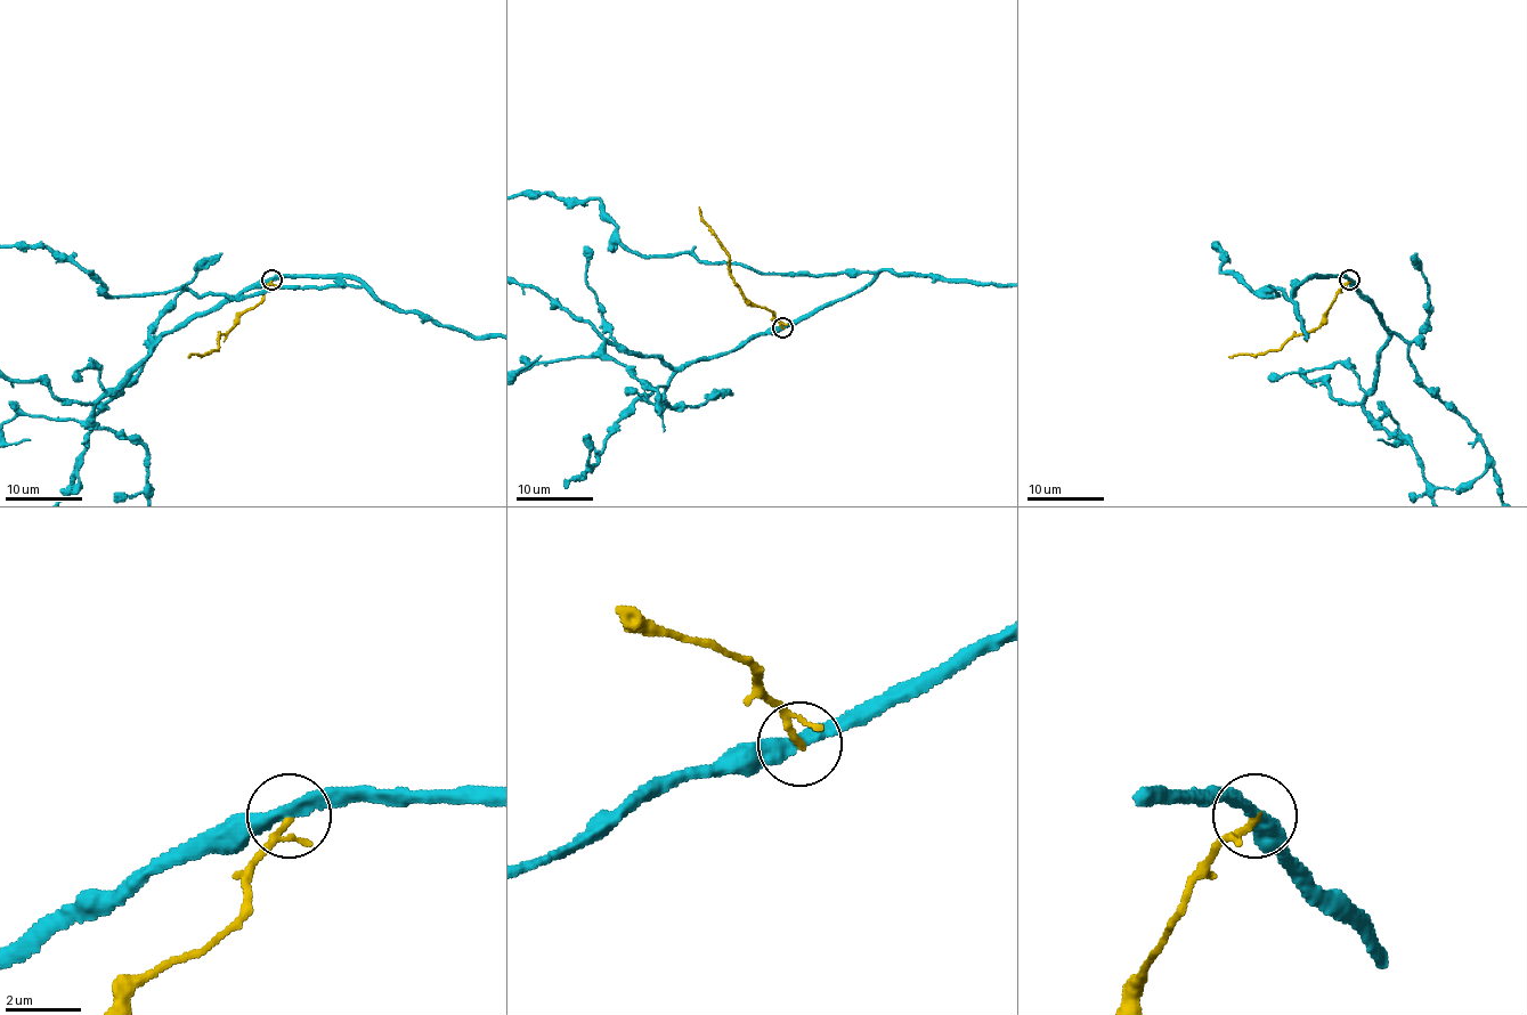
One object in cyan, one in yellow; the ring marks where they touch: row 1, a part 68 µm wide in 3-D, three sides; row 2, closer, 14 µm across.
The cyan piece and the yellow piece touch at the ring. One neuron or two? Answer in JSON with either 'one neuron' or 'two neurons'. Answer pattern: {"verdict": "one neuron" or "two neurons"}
{"verdict": "two neurons"}

